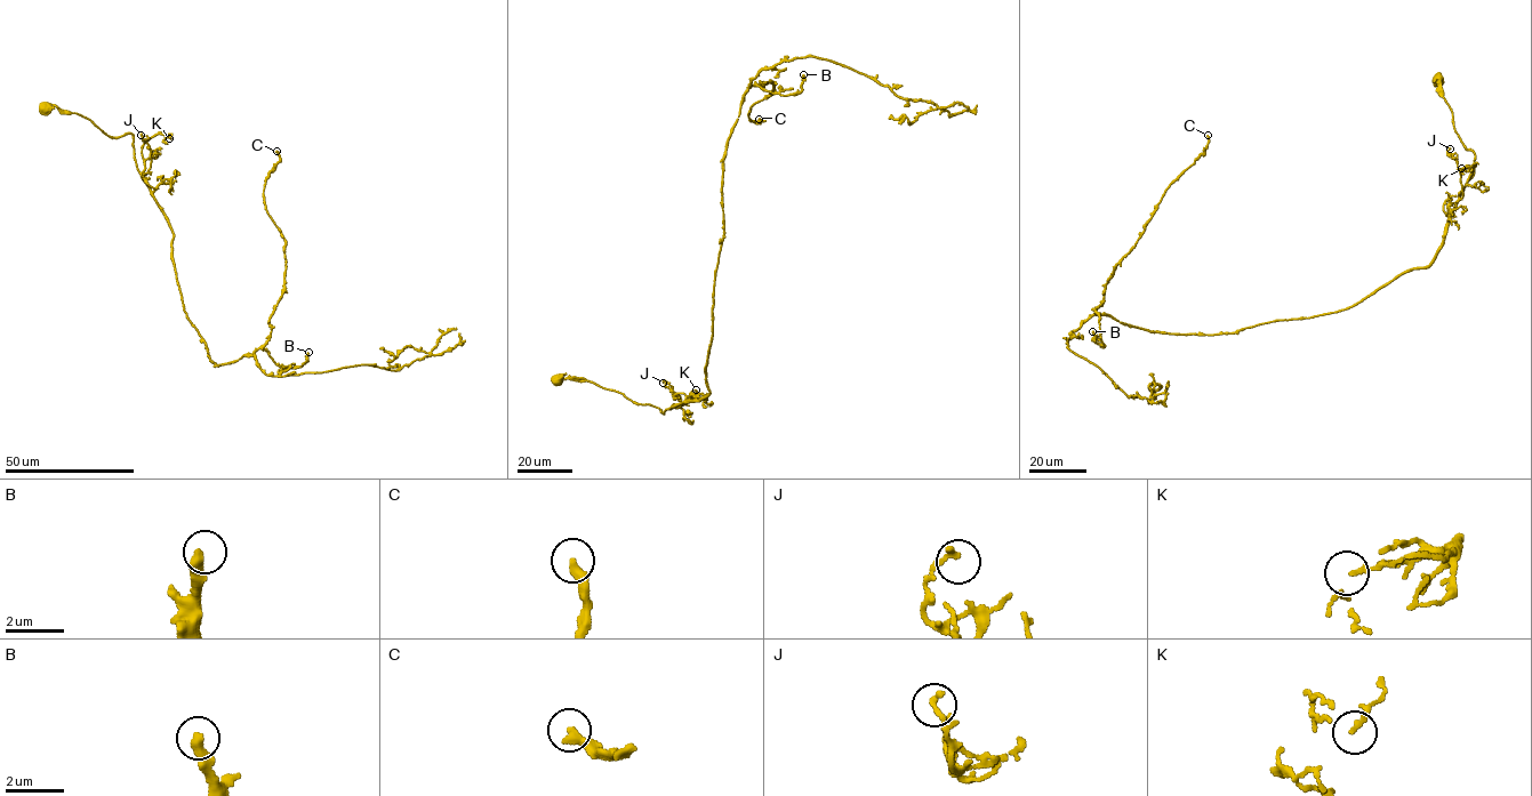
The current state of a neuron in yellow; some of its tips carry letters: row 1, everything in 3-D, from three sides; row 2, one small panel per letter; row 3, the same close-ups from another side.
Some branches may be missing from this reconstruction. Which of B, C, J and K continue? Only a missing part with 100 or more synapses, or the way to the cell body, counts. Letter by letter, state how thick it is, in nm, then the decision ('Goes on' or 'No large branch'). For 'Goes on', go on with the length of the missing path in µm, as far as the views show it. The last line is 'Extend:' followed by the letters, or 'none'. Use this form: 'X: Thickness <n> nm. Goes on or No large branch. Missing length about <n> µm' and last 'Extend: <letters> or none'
B: Thickness 400 nm. No large branch
C: Thickness 400 nm. No large branch
J: Thickness 200 nm. No large branch
K: Thickness 140 nm. No large branch
Extend: none

